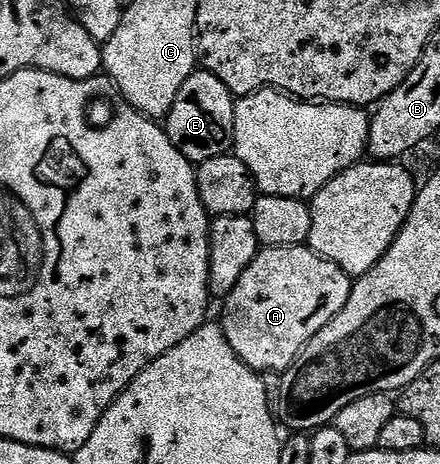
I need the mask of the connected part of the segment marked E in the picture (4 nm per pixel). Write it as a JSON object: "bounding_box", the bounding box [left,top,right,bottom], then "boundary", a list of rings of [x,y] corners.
{"bounding_box":[165,68,237,164],"boundary":[[[199,68],[181,84],[177,100],[165,119],[165,129],[169,140],[193,164],[213,160],[222,154],[232,153],[235,145],[235,104],[237,98],[217,76]]]}

